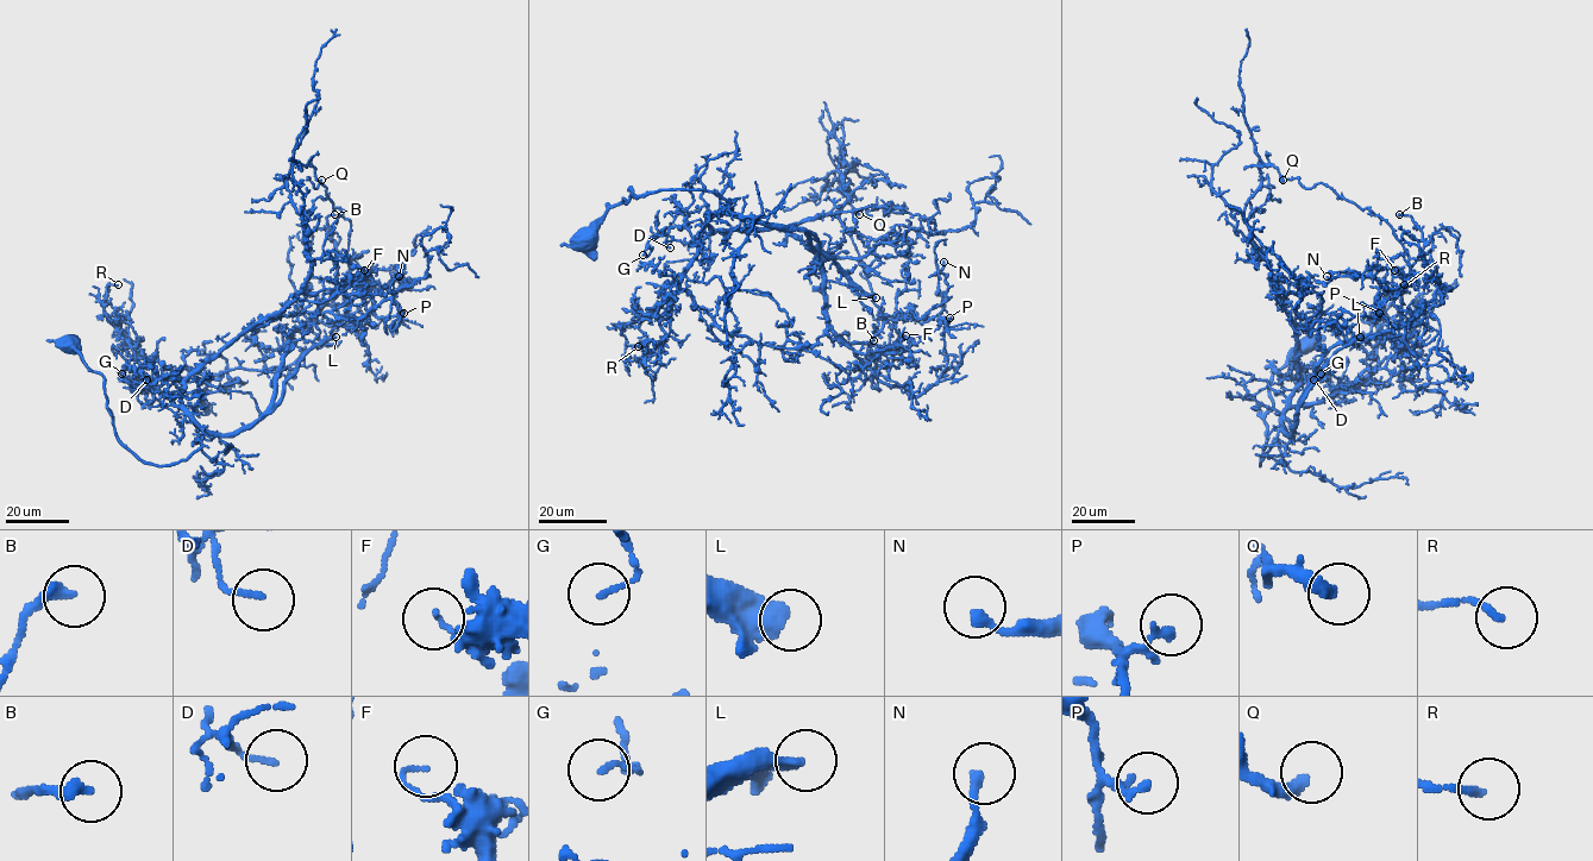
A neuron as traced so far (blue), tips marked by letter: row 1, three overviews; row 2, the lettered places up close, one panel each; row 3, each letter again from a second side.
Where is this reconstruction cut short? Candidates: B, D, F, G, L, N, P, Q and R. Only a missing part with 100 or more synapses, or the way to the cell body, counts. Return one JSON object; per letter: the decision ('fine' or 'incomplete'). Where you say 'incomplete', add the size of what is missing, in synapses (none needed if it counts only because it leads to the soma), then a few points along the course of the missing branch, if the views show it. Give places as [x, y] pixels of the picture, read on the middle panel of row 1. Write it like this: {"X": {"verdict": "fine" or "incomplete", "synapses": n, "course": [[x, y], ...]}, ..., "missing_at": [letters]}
{"B": {"verdict": "fine"}, "D": {"verdict": "fine"}, "F": {"verdict": "fine"}, "G": {"verdict": "fine"}, "L": {"verdict": "incomplete", "synapses": 850}, "N": {"verdict": "fine"}, "P": {"verdict": "fine"}, "Q": {"verdict": "fine"}, "R": {"verdict": "fine"}, "missing_at": ["L"]}

